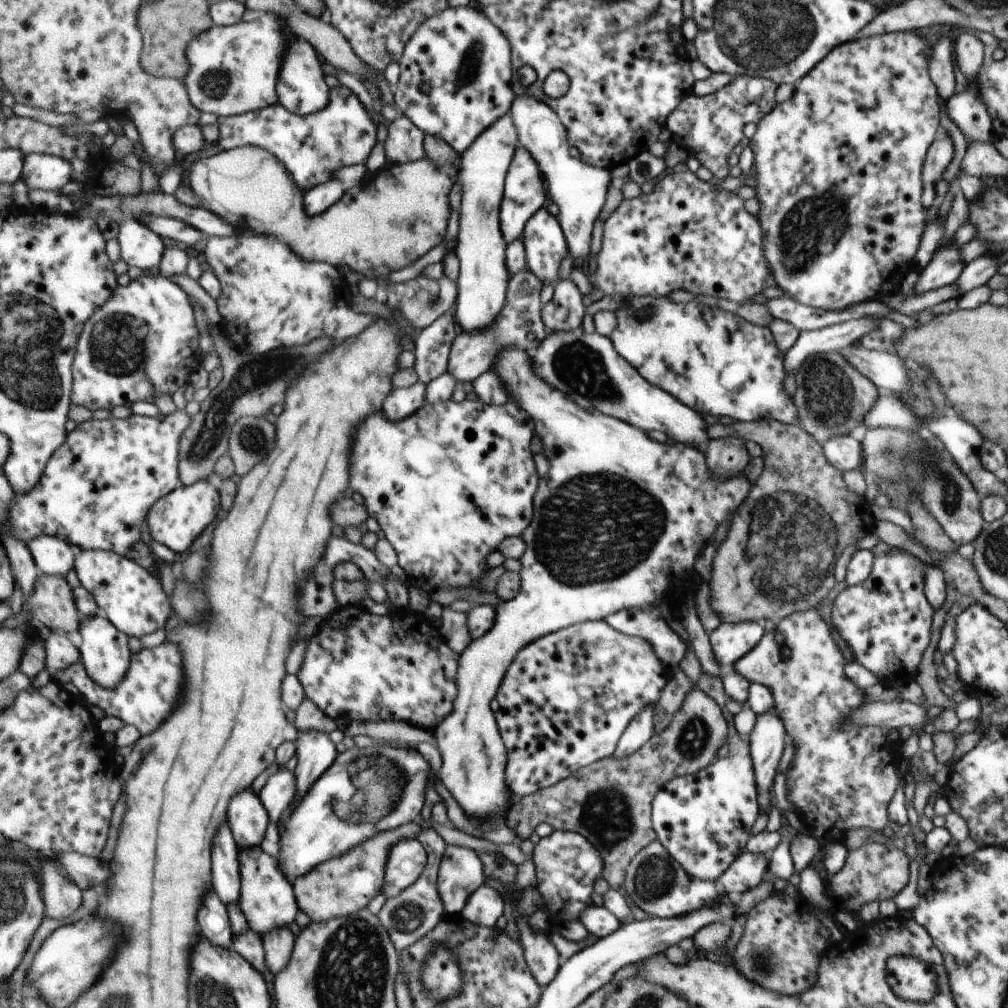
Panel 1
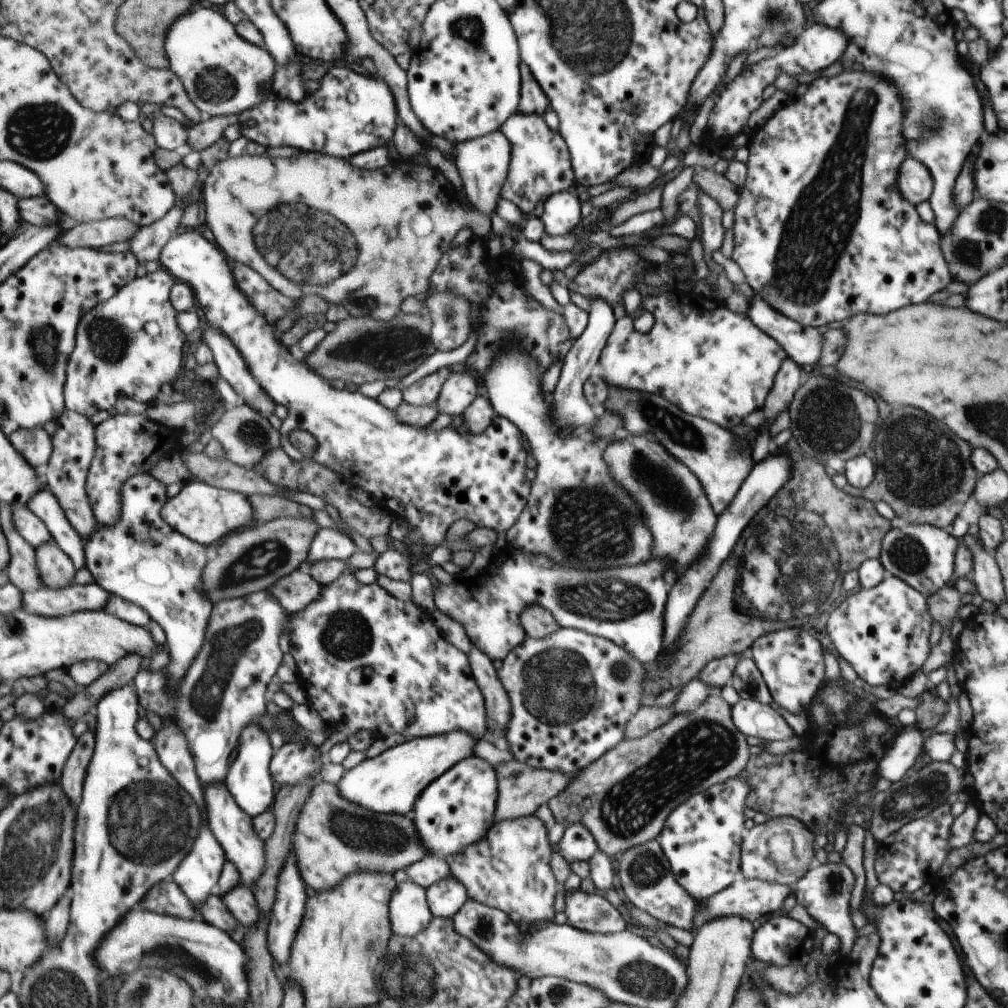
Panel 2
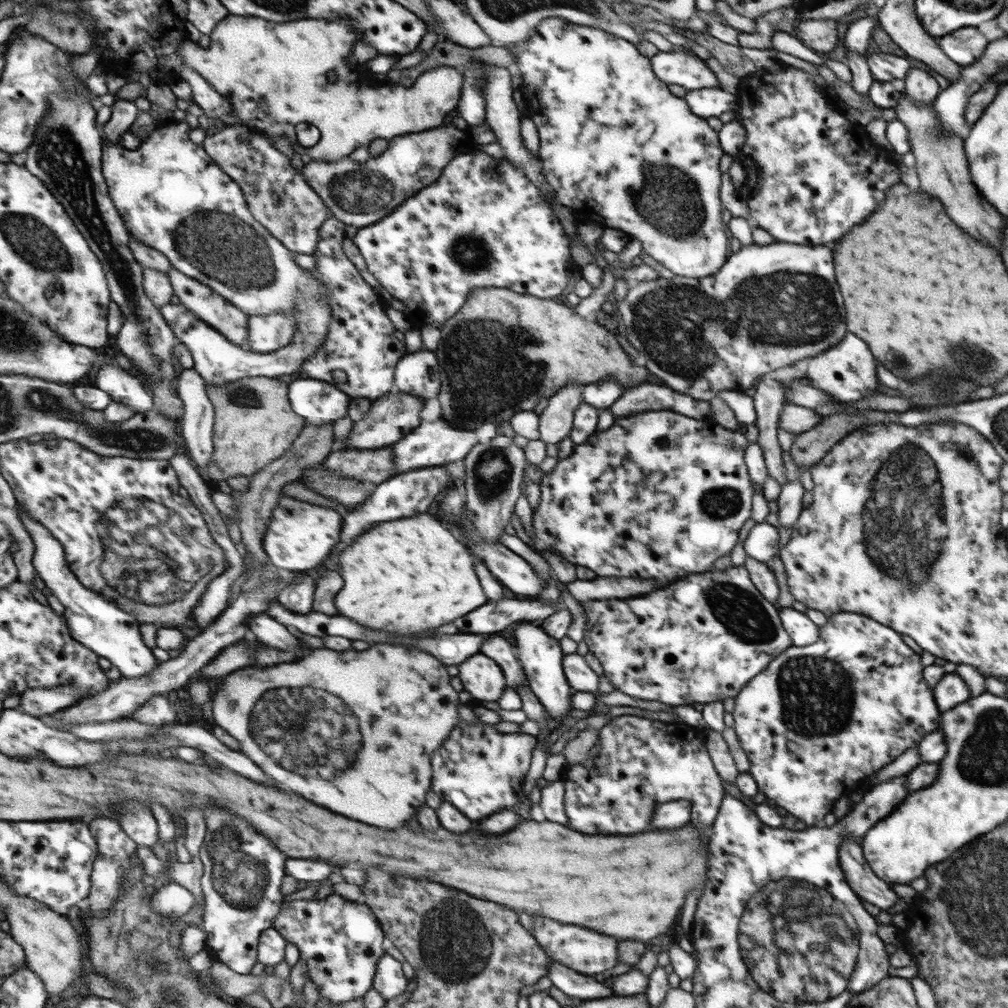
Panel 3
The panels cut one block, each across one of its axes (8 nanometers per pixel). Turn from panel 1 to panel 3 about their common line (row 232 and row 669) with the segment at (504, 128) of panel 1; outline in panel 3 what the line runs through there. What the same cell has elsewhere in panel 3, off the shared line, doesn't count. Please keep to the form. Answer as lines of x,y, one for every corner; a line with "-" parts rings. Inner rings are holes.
473,656
465,660
465,664
459,664
457,678
461,681
464,690
473,698
473,704
481,702
495,702
507,684
504,674
501,674
499,666
487,656

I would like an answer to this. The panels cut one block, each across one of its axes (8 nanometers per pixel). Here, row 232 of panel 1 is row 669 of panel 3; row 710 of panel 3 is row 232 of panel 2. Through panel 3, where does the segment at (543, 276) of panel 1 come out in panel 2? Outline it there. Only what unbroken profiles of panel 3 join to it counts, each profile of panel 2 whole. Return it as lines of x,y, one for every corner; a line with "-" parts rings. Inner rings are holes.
565,189
549,196
544,207
539,211
539,218
548,235
560,237
580,225
580,203
577,191

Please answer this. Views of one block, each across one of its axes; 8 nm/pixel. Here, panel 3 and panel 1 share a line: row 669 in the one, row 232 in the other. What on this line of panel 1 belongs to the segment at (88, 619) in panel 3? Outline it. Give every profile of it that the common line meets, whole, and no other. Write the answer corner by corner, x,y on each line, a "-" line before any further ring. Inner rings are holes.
121,220
119,226
120,258
123,258
130,267
139,267
143,270
160,268
165,256
165,244
159,234
153,232
140,220

